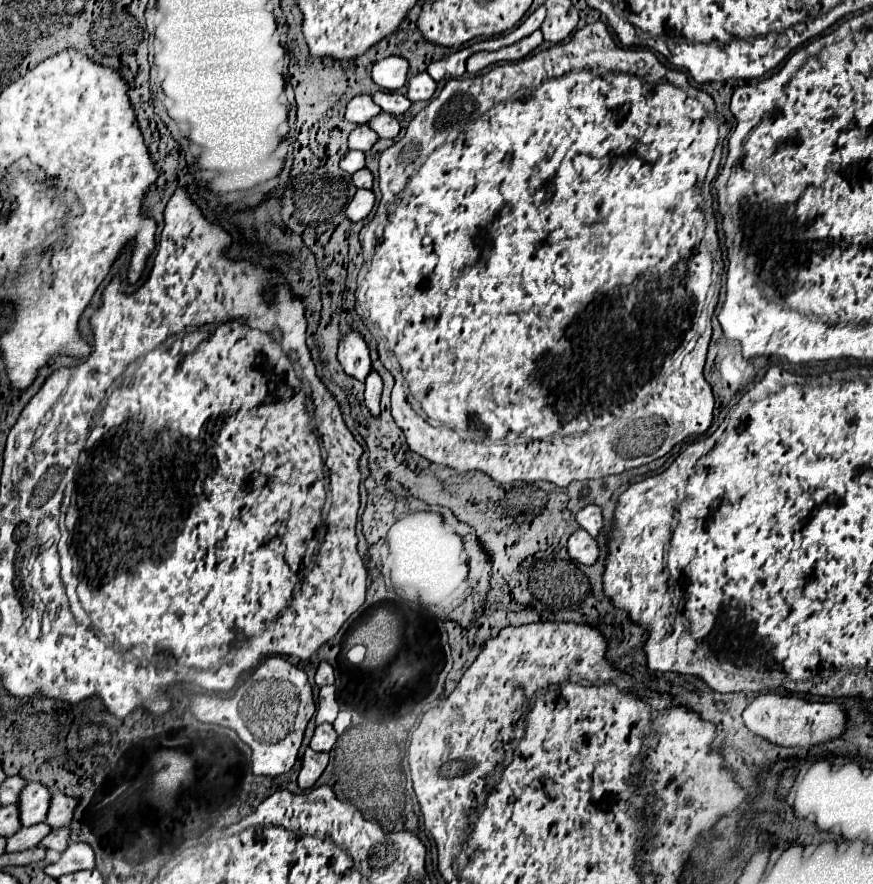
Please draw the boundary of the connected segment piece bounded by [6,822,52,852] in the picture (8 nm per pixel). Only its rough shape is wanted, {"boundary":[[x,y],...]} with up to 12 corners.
{"boundary":[[50,826],[20,828],[8,838],[6,852],[24,852],[50,834]]}

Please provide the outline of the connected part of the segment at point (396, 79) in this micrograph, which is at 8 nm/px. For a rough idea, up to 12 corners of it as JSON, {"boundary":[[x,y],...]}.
{"boundary":[[388,56],[374,64],[372,80],[382,90],[406,84],[406,58]]}

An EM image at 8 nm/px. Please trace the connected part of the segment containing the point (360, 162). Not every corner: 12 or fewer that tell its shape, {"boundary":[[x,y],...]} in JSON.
{"boundary":[[348,150],[340,168],[350,174],[366,166],[364,152]]}

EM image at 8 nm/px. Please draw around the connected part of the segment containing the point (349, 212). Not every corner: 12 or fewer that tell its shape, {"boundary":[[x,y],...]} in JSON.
{"boundary":[[358,190],[346,216],[352,222],[370,214],[376,196],[372,190]]}

